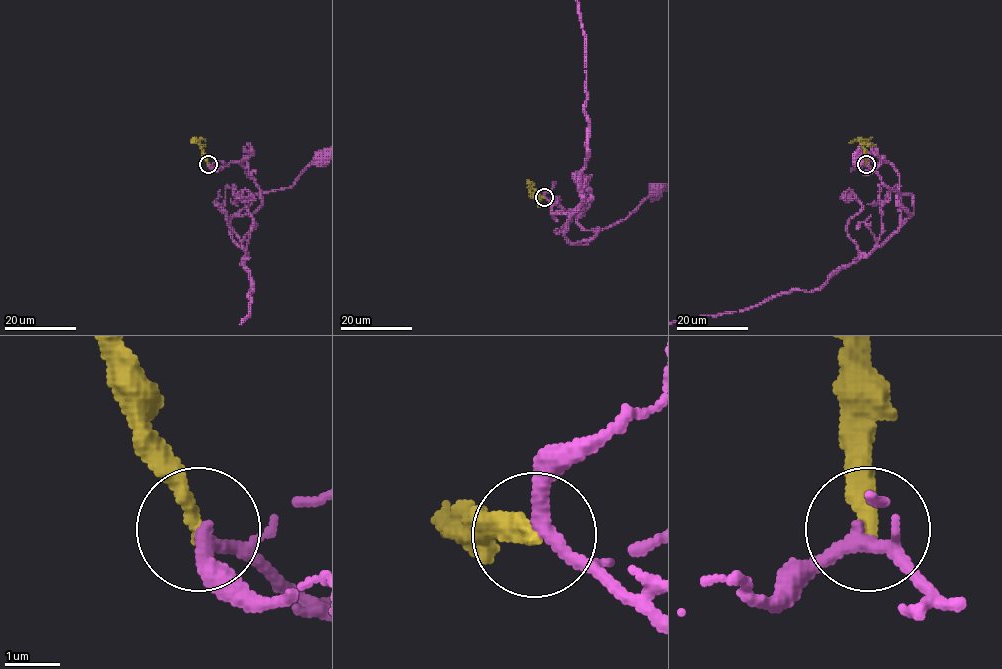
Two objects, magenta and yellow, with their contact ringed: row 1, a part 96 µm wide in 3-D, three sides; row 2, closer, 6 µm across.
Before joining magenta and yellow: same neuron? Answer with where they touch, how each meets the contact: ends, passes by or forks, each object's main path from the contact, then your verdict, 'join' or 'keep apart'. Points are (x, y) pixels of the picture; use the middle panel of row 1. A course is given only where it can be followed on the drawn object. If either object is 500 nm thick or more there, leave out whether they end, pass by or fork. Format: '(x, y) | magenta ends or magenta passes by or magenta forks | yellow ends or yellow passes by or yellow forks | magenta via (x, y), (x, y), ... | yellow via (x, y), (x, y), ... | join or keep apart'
(544, 197) | magenta passes by | yellow ends | magenta via (543, 196), (571, 212), (585, 230), (600, 231), (625, 219), (655, 189) | yellow via (543, 197), (529, 187), (531, 182), (533, 185) | keep apart

